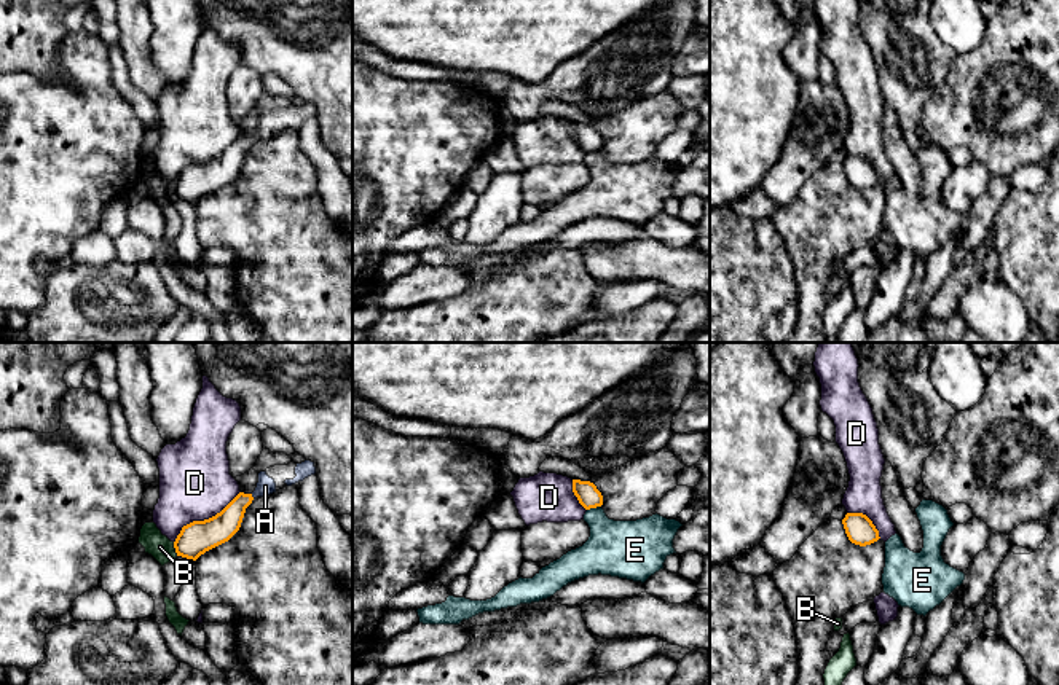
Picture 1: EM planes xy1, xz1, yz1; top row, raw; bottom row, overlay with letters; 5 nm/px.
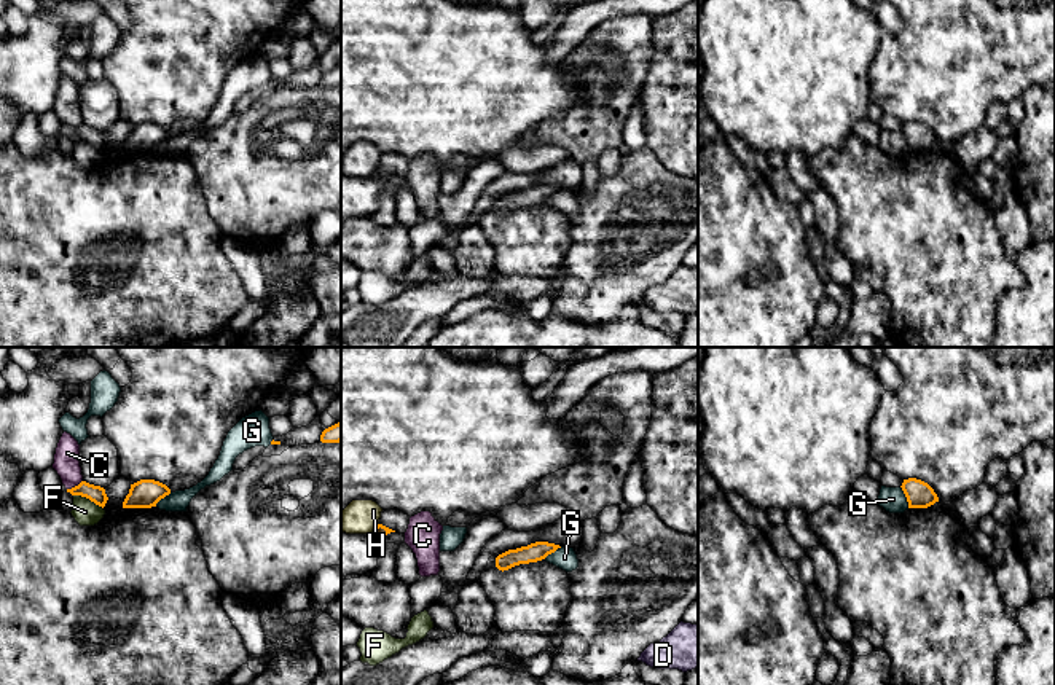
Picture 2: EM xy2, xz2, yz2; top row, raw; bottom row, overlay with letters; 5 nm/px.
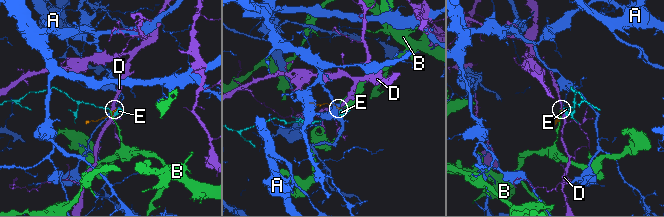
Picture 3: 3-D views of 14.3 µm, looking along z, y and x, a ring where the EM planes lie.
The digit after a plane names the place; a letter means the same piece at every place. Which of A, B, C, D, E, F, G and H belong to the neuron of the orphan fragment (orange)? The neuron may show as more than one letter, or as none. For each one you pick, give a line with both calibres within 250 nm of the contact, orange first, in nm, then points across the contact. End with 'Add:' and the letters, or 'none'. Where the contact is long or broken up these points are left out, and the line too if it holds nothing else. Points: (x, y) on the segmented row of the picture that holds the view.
A: 140 nm thick on the orange side, 90 nm on the other; runs through xy1 (220, 528), (251, 496), (265, 486)
Add: A

